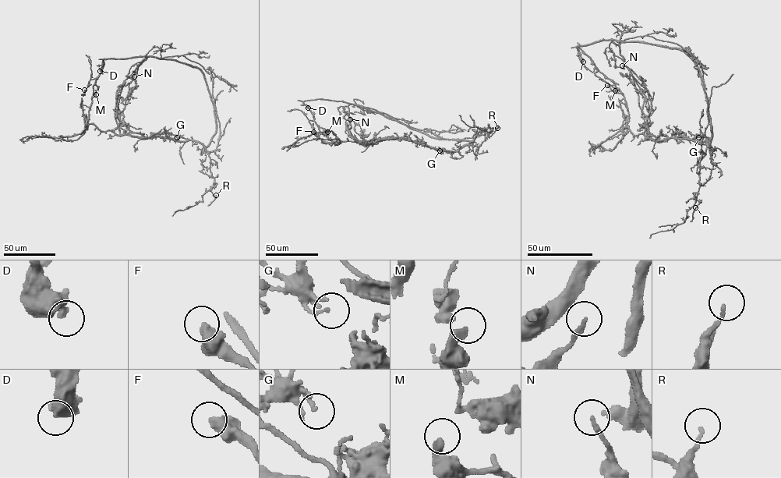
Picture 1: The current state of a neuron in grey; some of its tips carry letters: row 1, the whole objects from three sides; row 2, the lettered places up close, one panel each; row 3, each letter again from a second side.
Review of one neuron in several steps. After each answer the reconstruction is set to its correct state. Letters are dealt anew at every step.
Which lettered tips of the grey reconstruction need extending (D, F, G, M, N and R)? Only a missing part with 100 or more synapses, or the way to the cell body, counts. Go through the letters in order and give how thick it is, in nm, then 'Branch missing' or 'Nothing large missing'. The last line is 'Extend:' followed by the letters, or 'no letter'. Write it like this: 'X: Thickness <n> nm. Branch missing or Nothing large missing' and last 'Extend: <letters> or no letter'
D: Thickness 300 nm. Nothing large missing
F: Thickness 480 nm. Nothing large missing
G: Thickness 120 nm. Nothing large missing
M: Thickness 320 nm. Nothing large missing
N: Thickness 190 nm. Nothing large missing
R: Thickness 100 nm. Nothing large missing
Extend: no letter

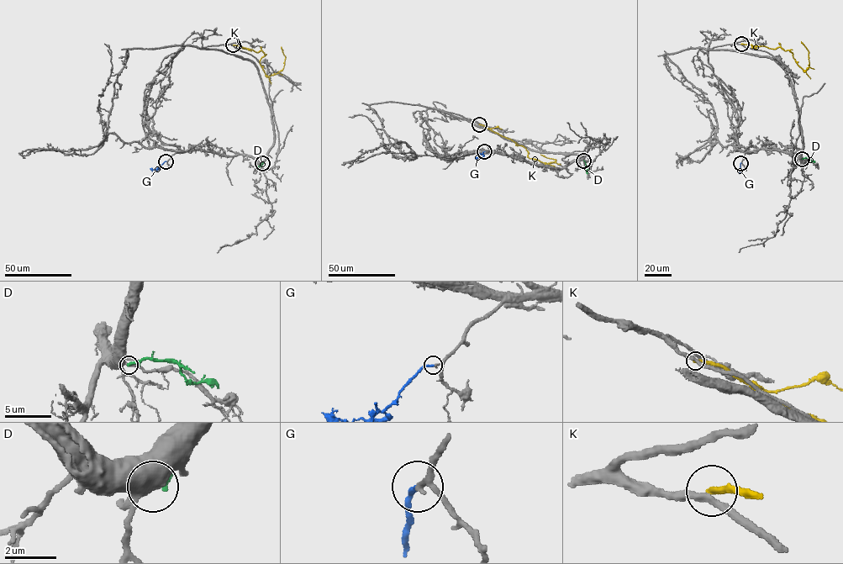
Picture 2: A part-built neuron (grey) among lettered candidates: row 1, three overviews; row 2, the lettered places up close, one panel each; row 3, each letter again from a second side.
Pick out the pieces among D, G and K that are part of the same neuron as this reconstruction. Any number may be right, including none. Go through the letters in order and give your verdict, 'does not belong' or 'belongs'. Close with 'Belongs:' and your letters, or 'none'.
D: does not belong
G: belongs
K: does not belong
Belongs: G

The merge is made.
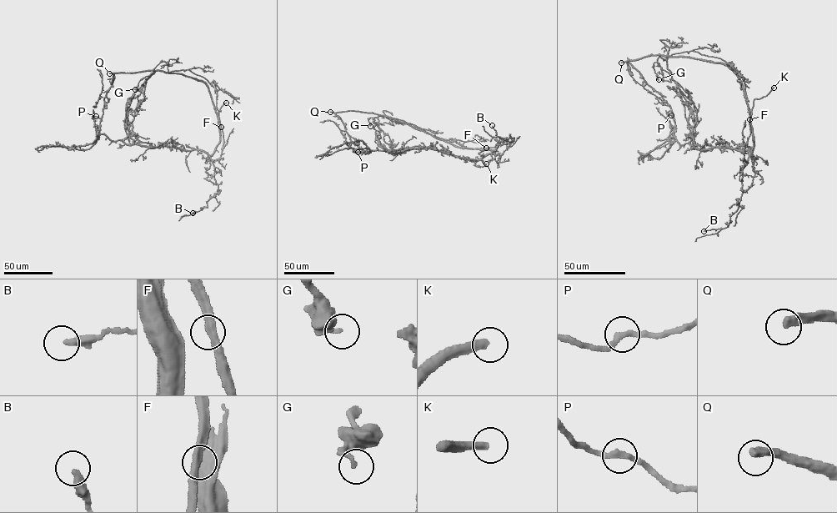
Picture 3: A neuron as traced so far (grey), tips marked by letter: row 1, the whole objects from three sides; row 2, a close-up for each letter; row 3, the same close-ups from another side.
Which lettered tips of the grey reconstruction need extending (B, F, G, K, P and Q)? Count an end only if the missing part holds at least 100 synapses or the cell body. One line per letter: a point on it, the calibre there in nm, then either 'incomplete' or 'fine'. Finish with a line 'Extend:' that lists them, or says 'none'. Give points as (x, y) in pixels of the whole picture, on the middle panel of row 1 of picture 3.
B: (492, 125) | 320 nm | fine
F: (486, 148) | 240 nm | fine
G: (370, 126) | 180 nm | fine
K: (486, 163) | 320 nm | incomplete
P: (358, 152) | 200 nm | fine
Q: (330, 112) | 320 nm | incomplete
Extend: K, Q

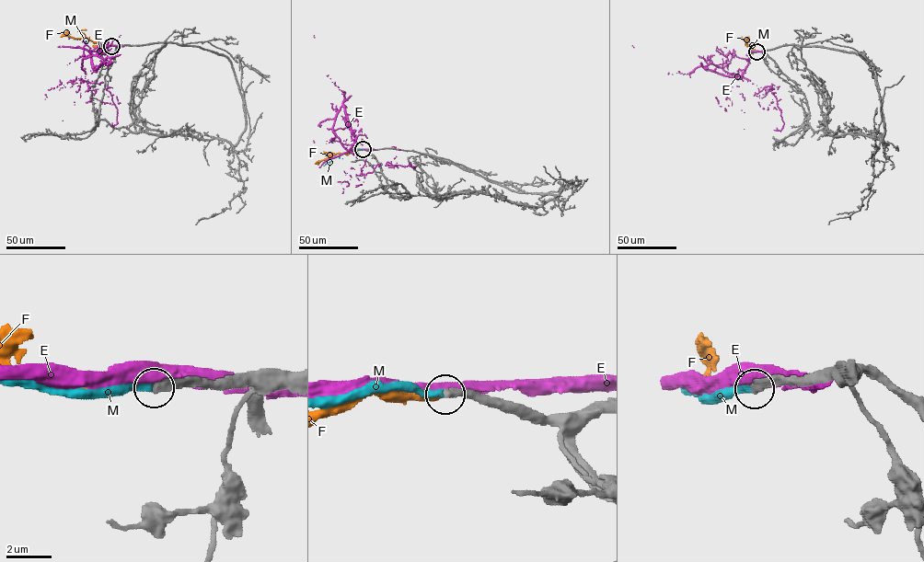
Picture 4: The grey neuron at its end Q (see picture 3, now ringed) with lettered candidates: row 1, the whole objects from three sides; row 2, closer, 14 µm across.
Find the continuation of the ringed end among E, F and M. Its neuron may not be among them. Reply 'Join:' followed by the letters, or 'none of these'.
Join: M

